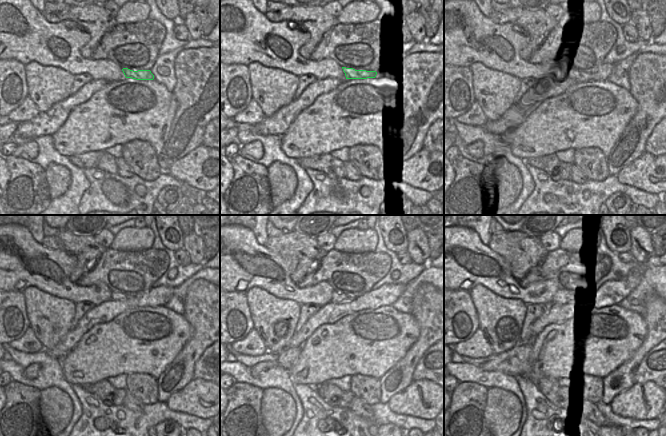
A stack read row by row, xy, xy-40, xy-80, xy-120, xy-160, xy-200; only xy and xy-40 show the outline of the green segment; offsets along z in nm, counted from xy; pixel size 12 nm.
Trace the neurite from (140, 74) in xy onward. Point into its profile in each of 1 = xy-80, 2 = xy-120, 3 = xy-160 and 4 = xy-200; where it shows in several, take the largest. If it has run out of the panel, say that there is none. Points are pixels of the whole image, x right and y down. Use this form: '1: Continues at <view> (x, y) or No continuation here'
1: Continues at xy-80 (579, 76)
2: Continues at xy-120 (114, 295)
3: Continues at xy-160 (336, 297)
4: Continues at xy-200 (561, 296).

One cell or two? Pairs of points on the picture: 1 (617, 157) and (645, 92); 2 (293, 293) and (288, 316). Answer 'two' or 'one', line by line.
1: one
2: two

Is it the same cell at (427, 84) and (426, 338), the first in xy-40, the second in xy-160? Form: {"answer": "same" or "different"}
{"answer": "same"}

